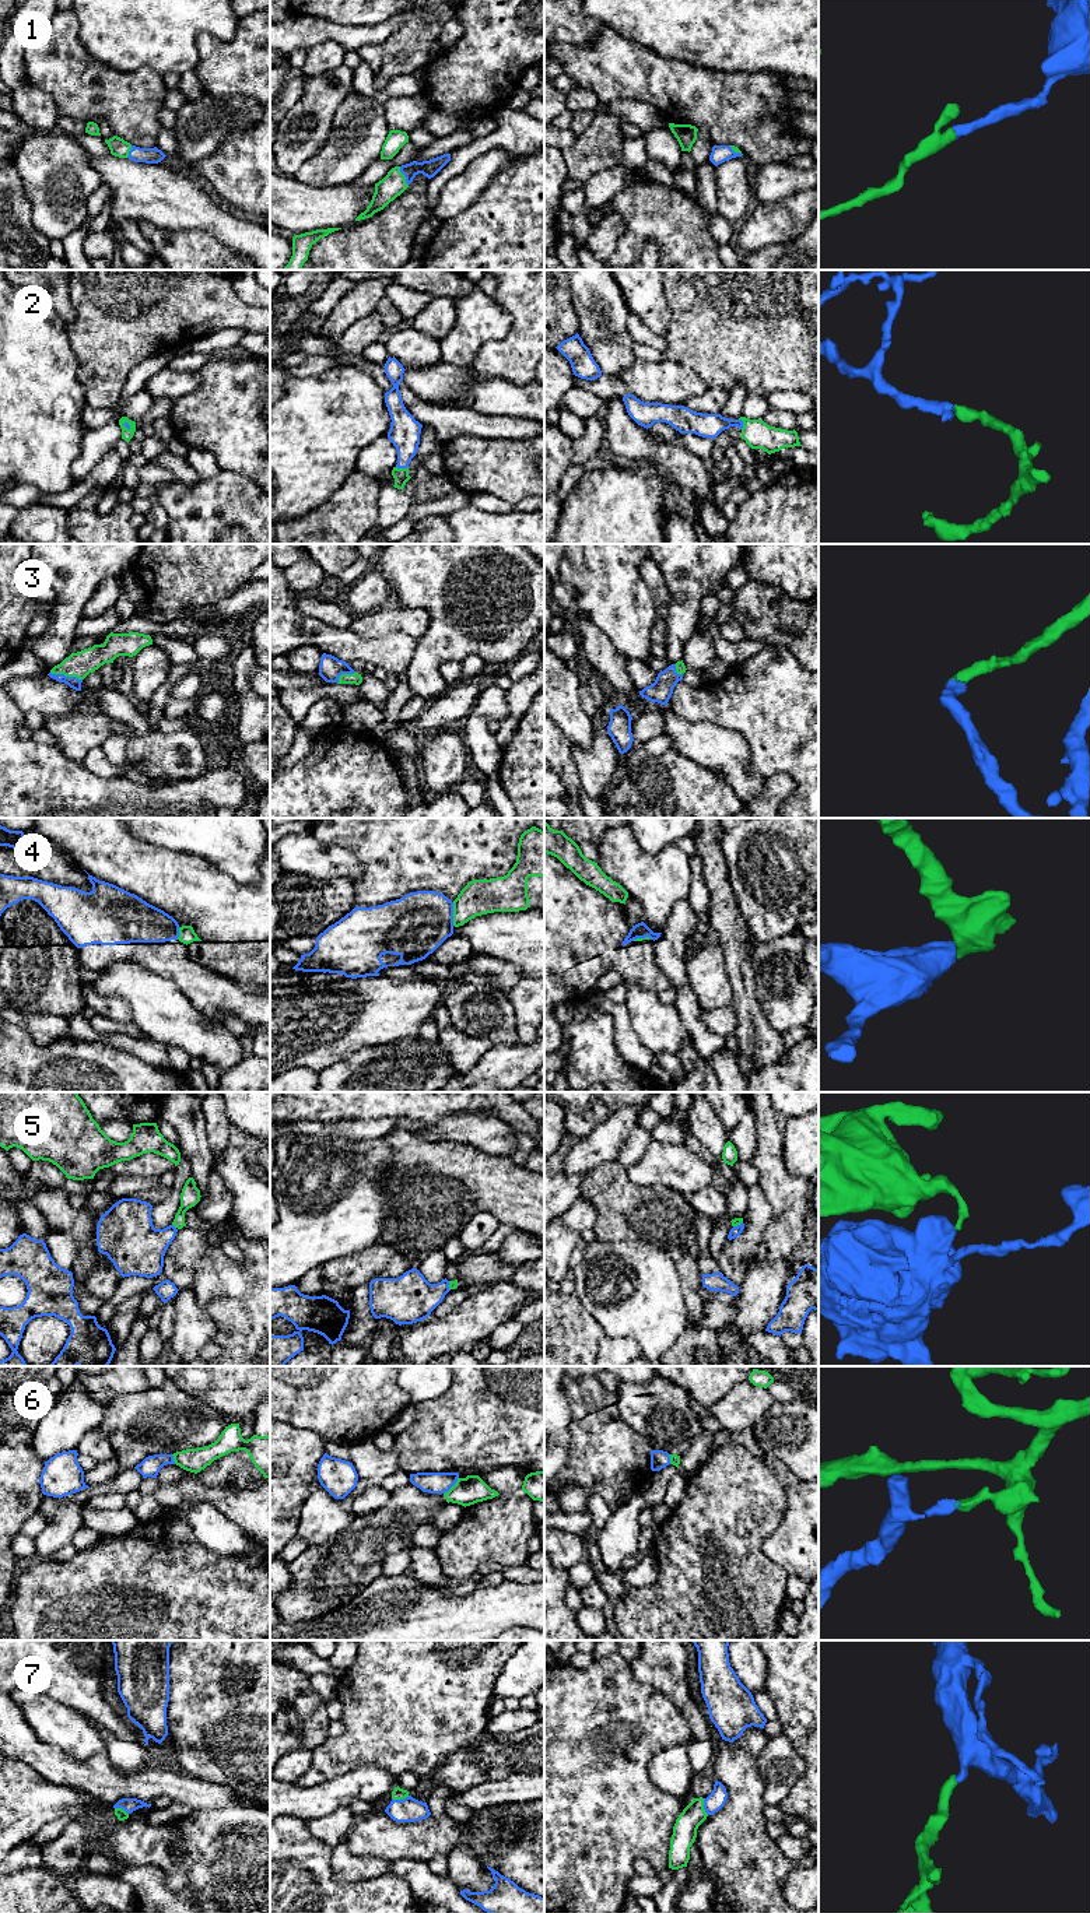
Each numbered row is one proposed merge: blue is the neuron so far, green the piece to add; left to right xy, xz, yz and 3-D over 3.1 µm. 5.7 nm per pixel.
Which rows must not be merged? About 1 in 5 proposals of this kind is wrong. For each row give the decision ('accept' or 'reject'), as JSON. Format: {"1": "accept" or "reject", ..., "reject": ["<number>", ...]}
{"1": "accept", "2": "accept", "3": "accept", "4": "reject", "5": "reject", "6": "reject", "7": "accept", "reject": ["4", "5", "6"]}

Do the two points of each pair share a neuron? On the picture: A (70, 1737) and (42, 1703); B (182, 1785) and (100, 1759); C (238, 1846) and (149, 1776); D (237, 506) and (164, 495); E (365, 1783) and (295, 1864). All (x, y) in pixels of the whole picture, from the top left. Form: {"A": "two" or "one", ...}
{"A": "one", "B": "one", "C": "two", "D": "one", "E": "two"}

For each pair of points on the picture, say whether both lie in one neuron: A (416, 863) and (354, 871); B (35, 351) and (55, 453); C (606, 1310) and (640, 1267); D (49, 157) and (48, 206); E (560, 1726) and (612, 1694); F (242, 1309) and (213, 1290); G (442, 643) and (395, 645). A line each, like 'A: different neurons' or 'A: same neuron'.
A: different neurons
B: same neuron
C: same neuron
D: same neuron
E: same neuron
F: same neuron
G: different neurons

